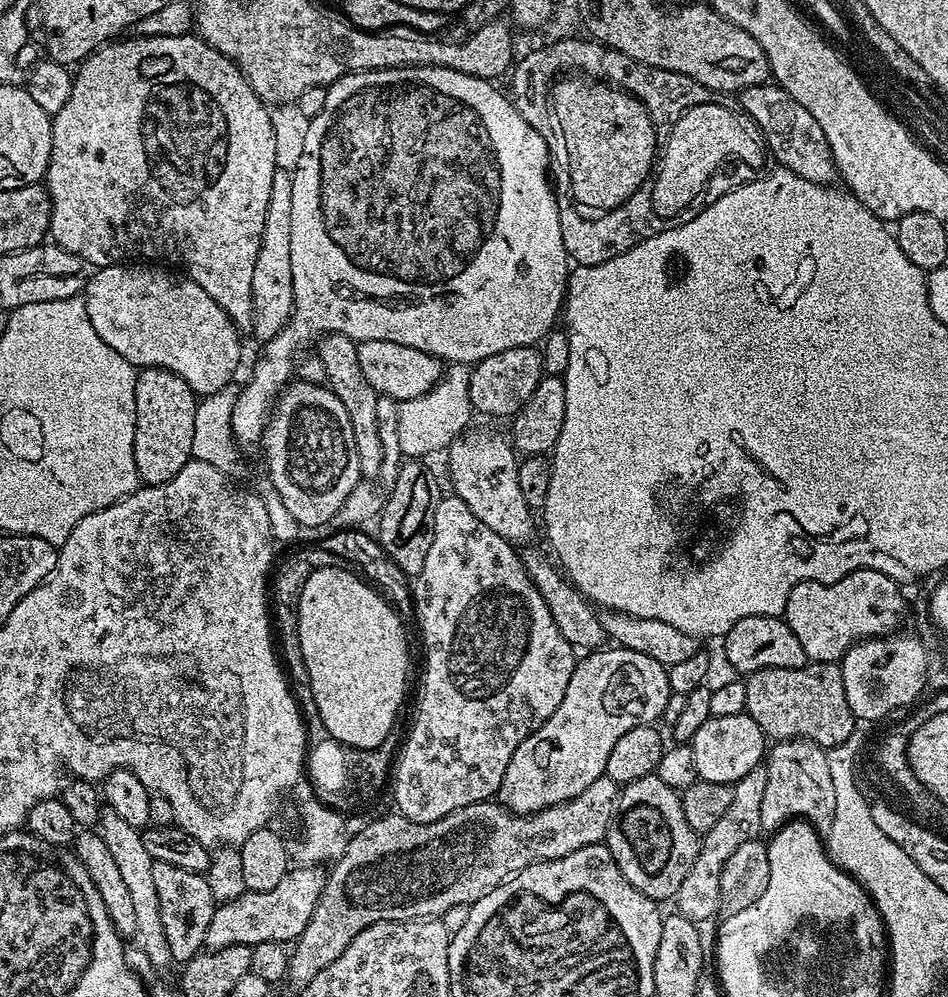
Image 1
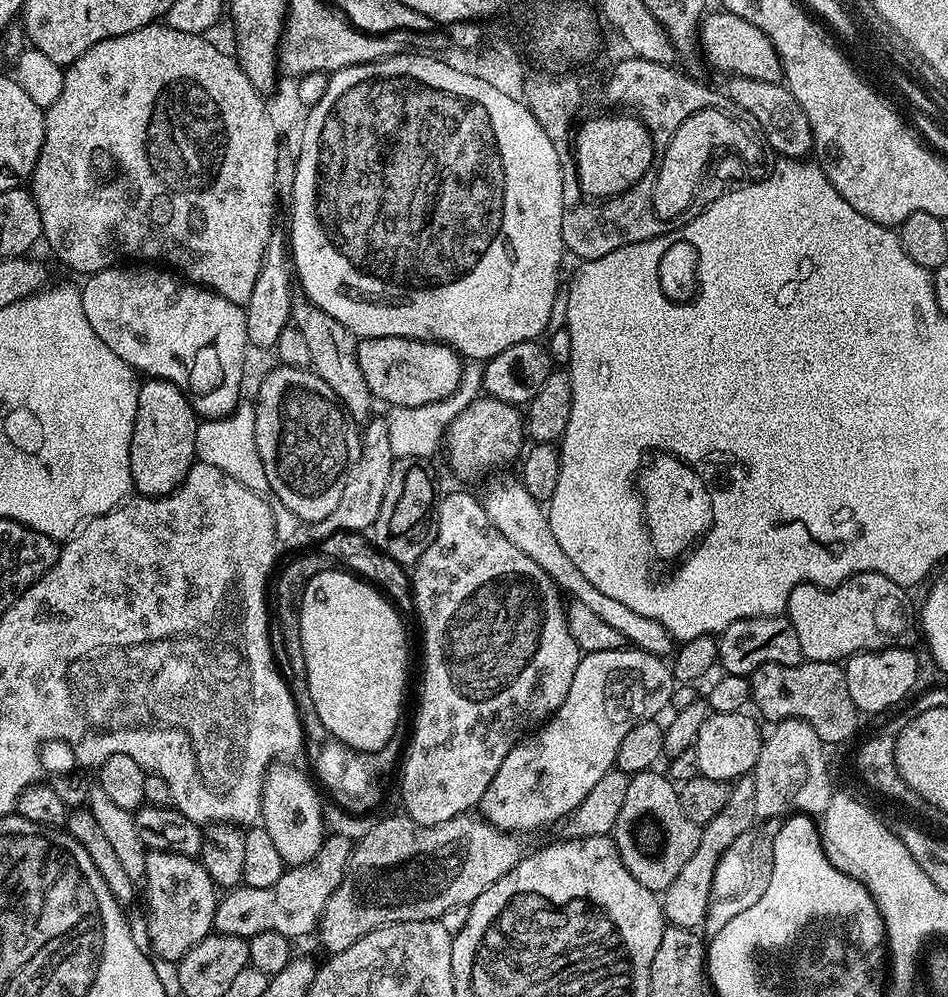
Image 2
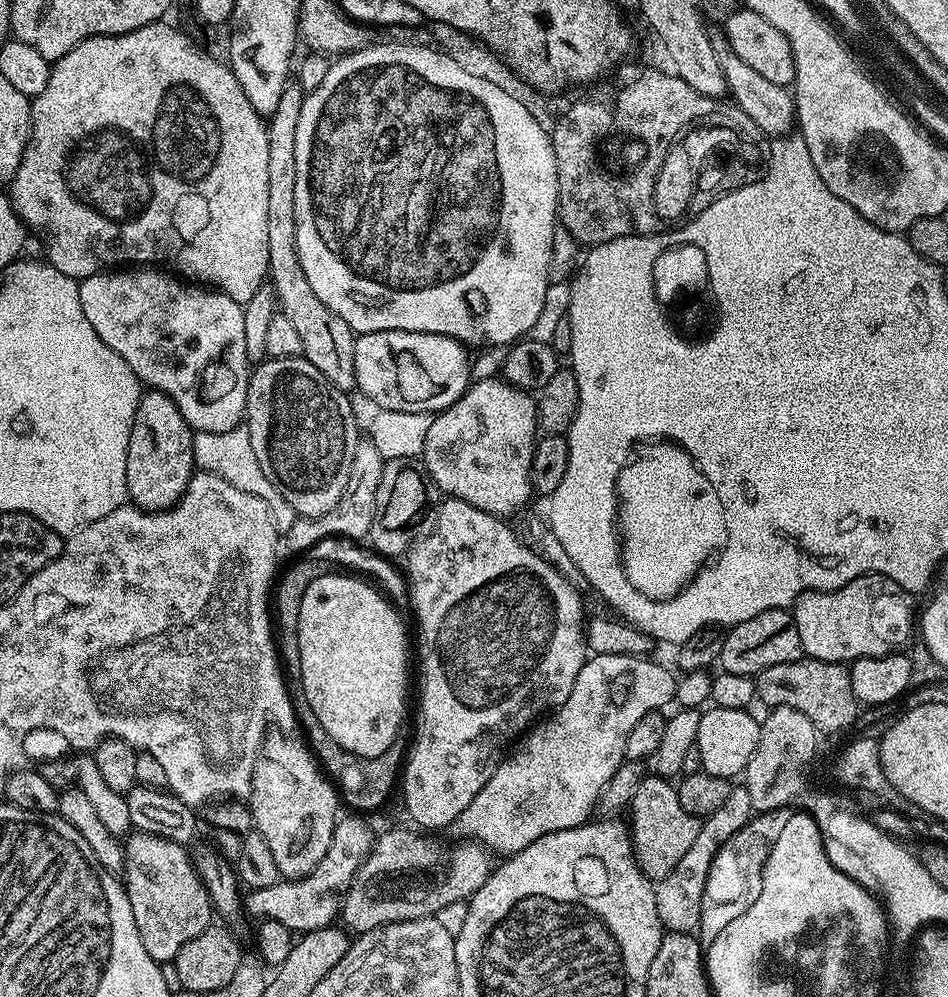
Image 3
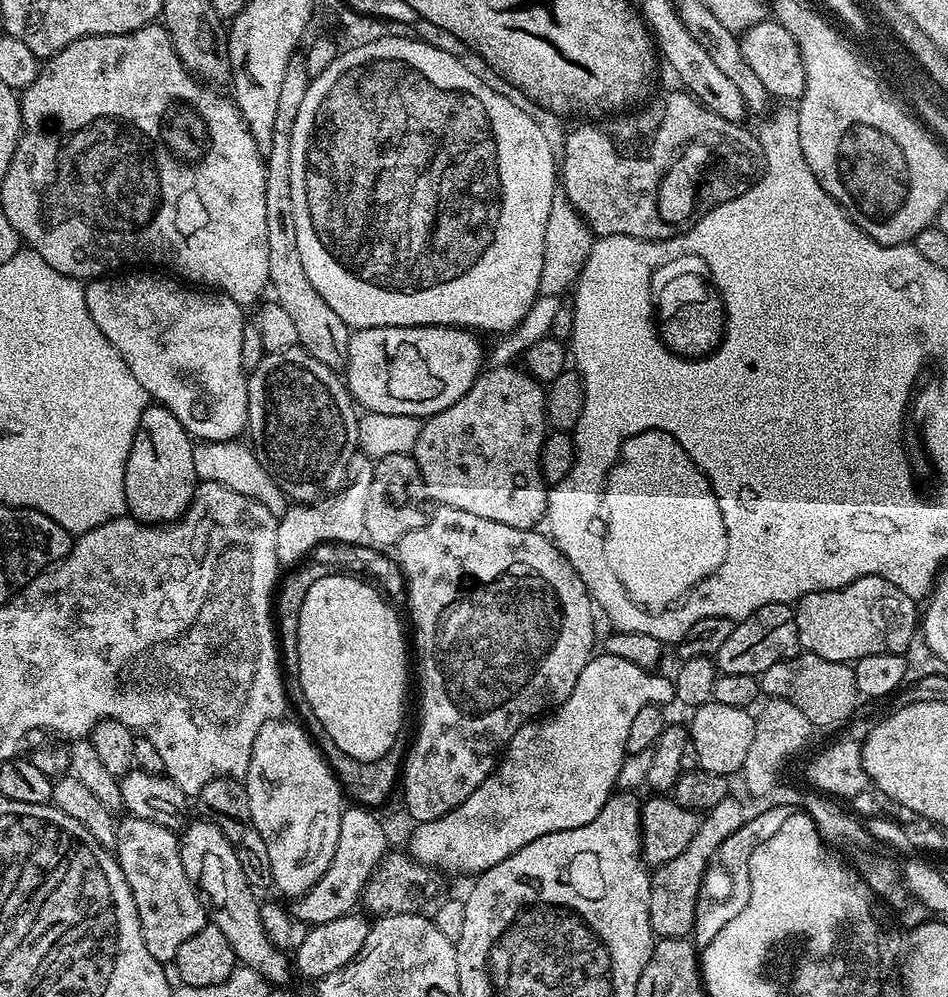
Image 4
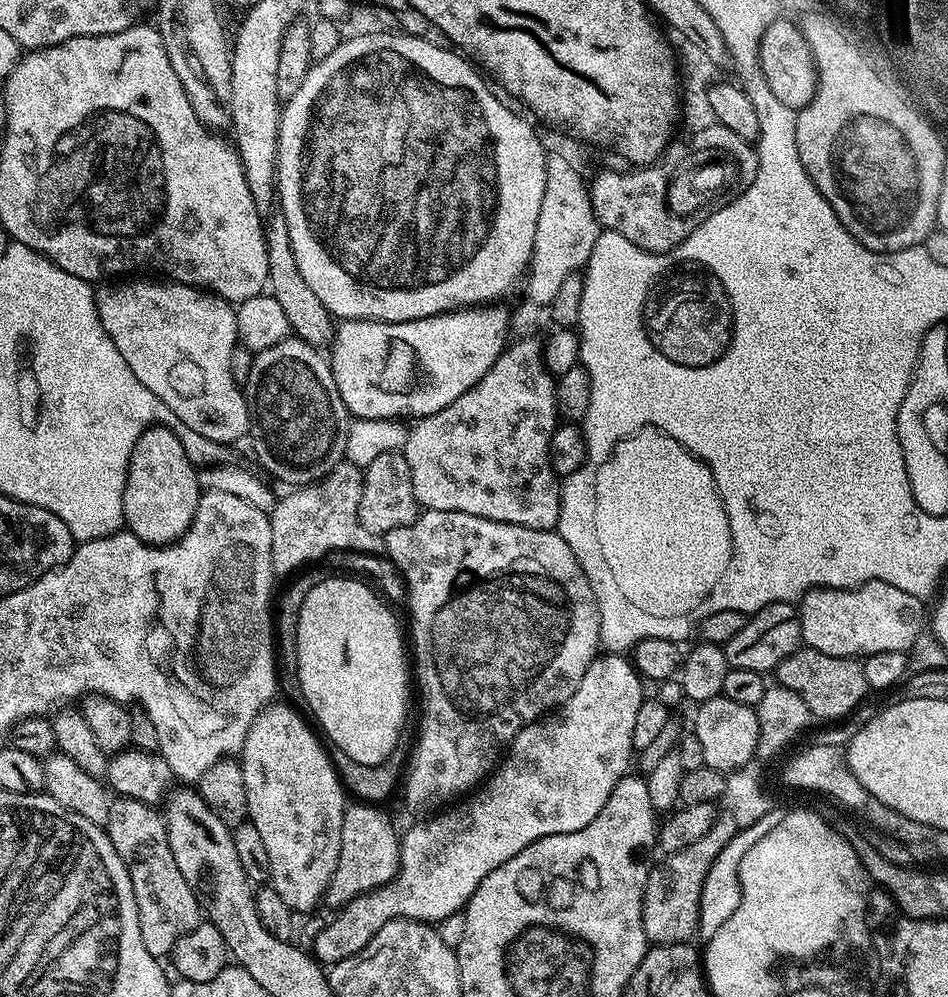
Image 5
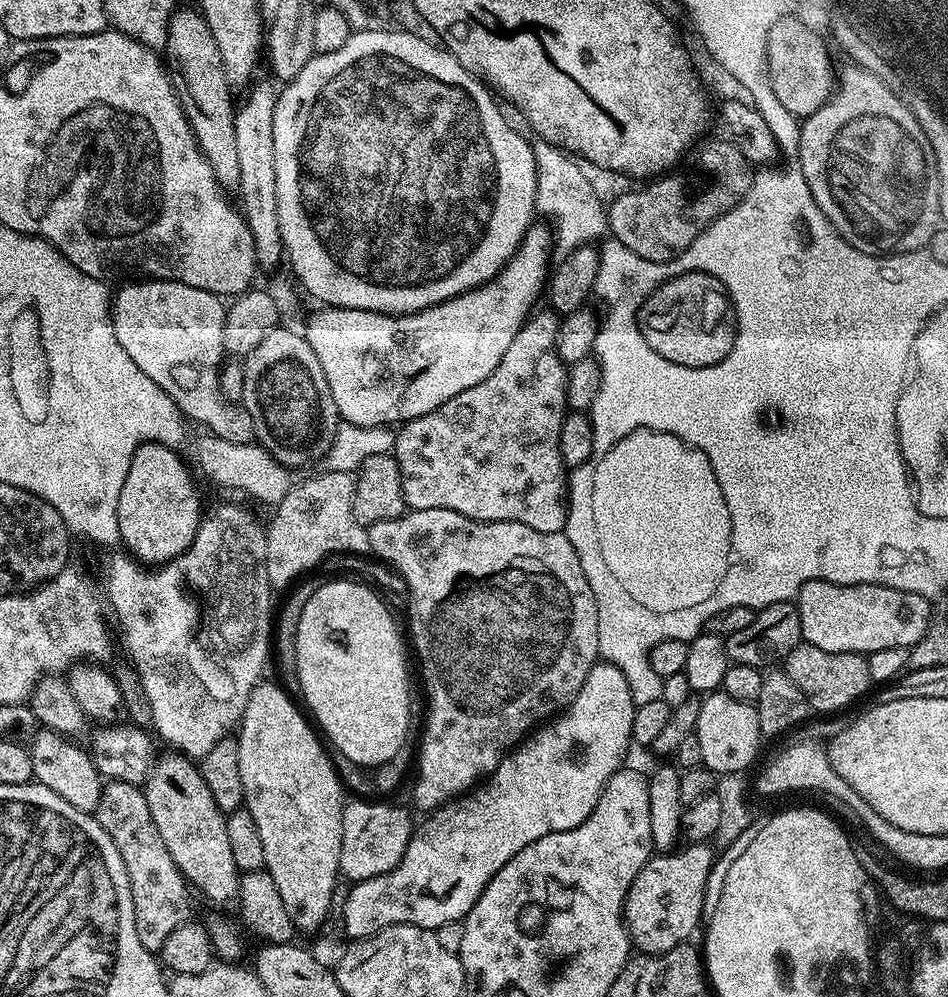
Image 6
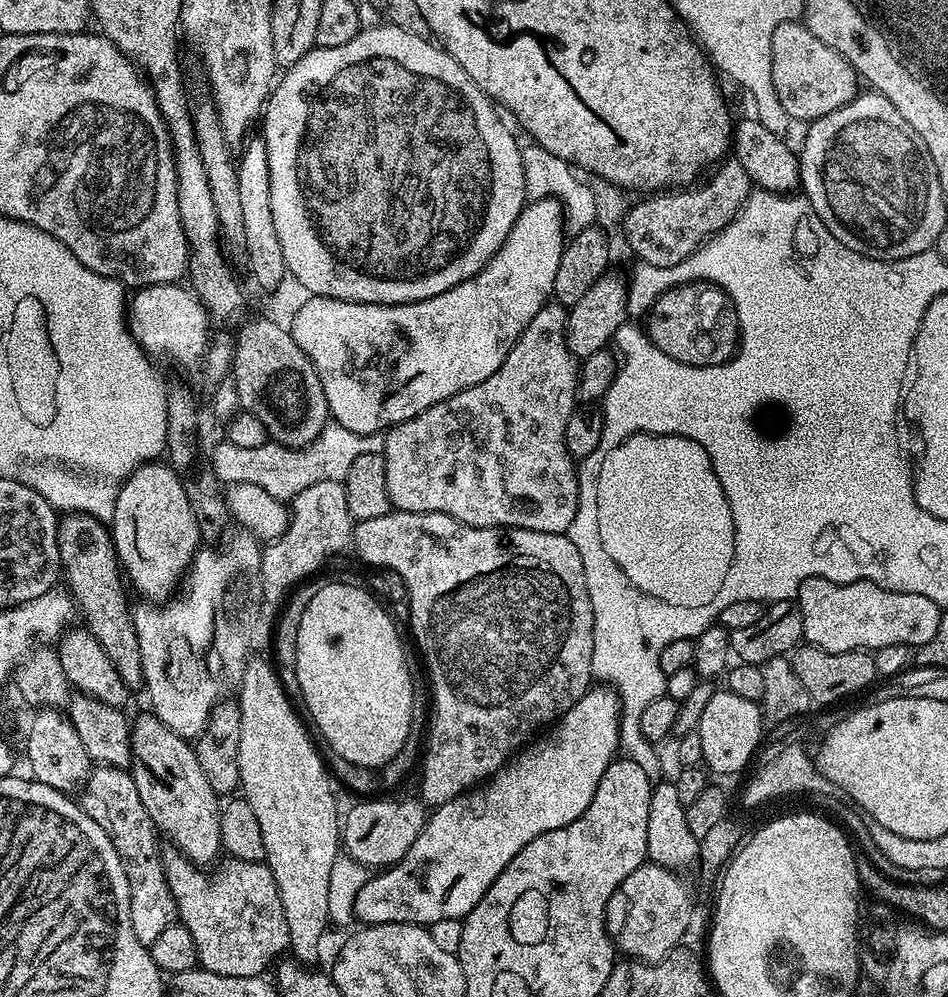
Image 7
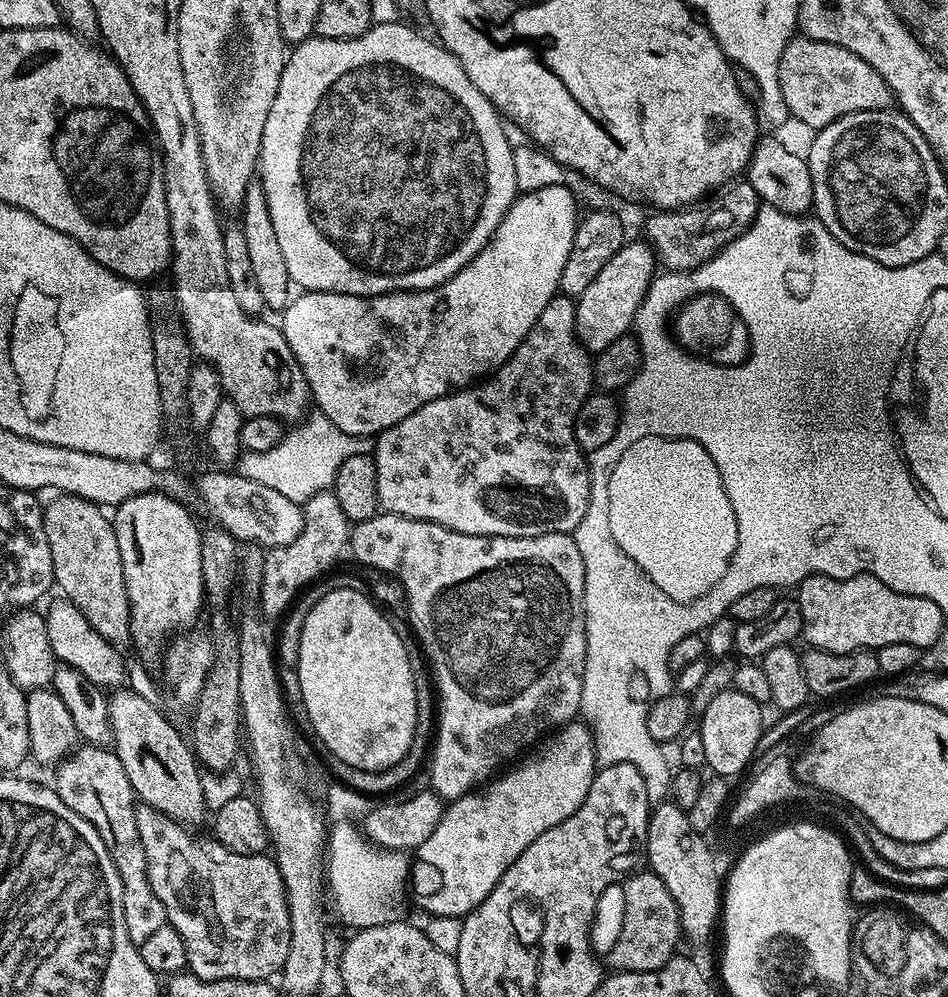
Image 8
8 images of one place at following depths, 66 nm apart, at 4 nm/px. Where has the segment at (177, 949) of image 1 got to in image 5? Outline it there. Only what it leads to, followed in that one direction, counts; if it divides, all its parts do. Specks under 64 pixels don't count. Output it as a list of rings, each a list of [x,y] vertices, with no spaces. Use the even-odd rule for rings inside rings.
[[[117,795],[115,799],[108,805],[106,831],[114,850],[118,850],[118,858],[126,866],[126,874],[130,874],[130,886],[134,886],[142,946],[152,956],[164,958],[182,934],[188,934],[202,922],[202,904],[190,882],[182,878],[178,862],[174,862],[161,813],[153,805],[129,796]]]

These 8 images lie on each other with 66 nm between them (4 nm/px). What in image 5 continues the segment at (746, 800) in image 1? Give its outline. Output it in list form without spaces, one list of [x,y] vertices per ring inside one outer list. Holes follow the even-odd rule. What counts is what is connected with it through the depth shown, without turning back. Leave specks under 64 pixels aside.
[[[724,814],[717,815],[714,826],[698,838],[698,842],[690,842],[690,846],[669,852],[664,861],[647,876],[642,884],[644,897],[640,900],[640,920],[638,927],[644,931],[649,945],[682,944],[691,941],[697,935],[700,923],[700,899],[702,886],[706,882],[706,874],[716,861],[716,856],[729,842],[736,837],[737,831],[733,819]]]

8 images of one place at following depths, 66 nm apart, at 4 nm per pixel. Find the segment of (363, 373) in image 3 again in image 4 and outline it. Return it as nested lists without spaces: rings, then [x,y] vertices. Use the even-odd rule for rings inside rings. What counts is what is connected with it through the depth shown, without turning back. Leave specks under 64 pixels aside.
[[[424,324],[420,328],[357,328],[348,337],[348,395],[361,409],[378,414],[433,416],[435,412],[446,410],[446,406],[454,406],[480,375],[486,348],[480,345],[479,339],[475,331],[438,324]]]

